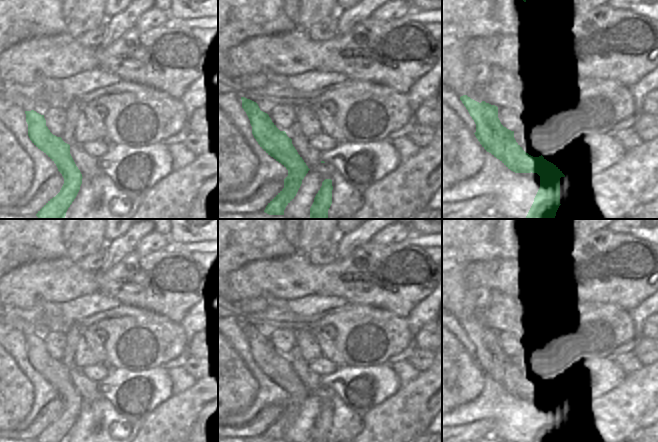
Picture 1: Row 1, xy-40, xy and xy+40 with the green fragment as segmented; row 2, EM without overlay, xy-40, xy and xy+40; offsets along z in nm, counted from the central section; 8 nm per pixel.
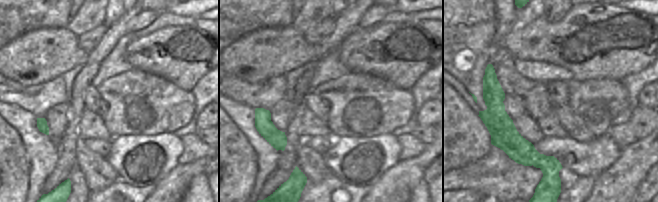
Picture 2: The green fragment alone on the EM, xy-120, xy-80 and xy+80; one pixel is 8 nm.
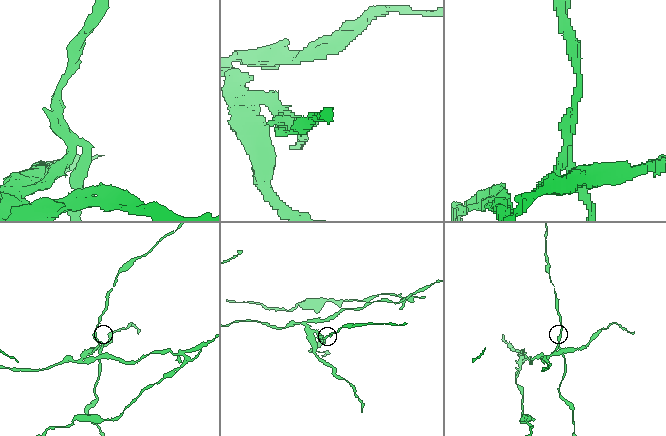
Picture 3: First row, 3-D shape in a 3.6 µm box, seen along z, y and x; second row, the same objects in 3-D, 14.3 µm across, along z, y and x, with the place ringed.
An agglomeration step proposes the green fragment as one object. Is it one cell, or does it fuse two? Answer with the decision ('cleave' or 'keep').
cleave

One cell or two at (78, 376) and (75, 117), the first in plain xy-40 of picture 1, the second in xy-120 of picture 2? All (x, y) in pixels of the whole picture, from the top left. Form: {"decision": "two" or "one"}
{"decision": "two"}

